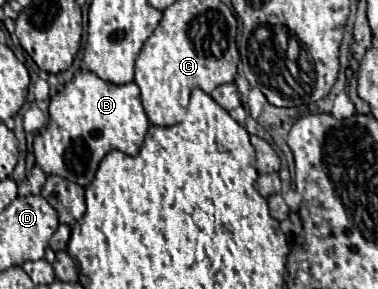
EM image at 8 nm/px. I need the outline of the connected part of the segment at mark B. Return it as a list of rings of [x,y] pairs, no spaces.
[[[79,71],[51,97],[49,125],[35,137],[33,151],[37,163],[47,175],[61,175],[87,187],[93,181],[101,159],[111,149],[137,155],[147,129],[149,119],[143,111],[139,87],[135,83],[115,85],[99,79],[91,71]]]

